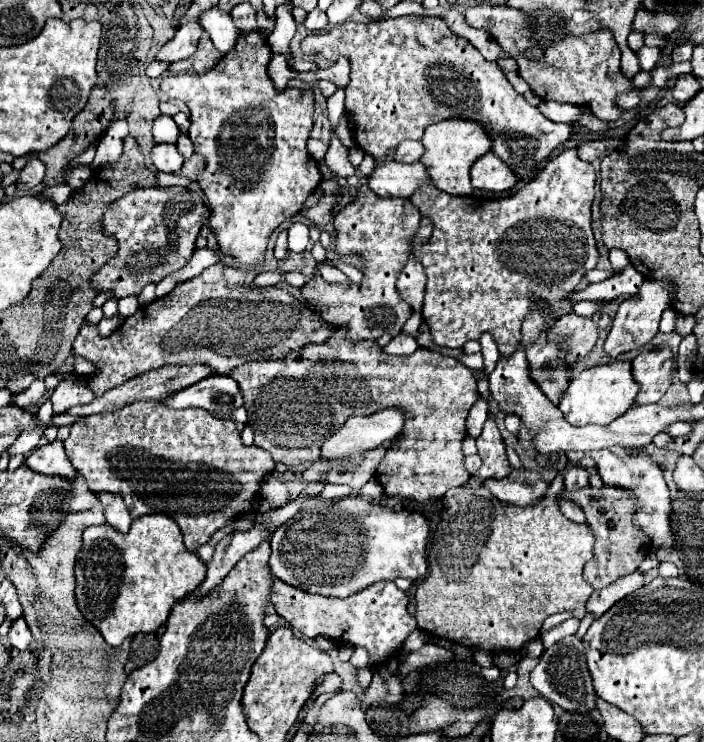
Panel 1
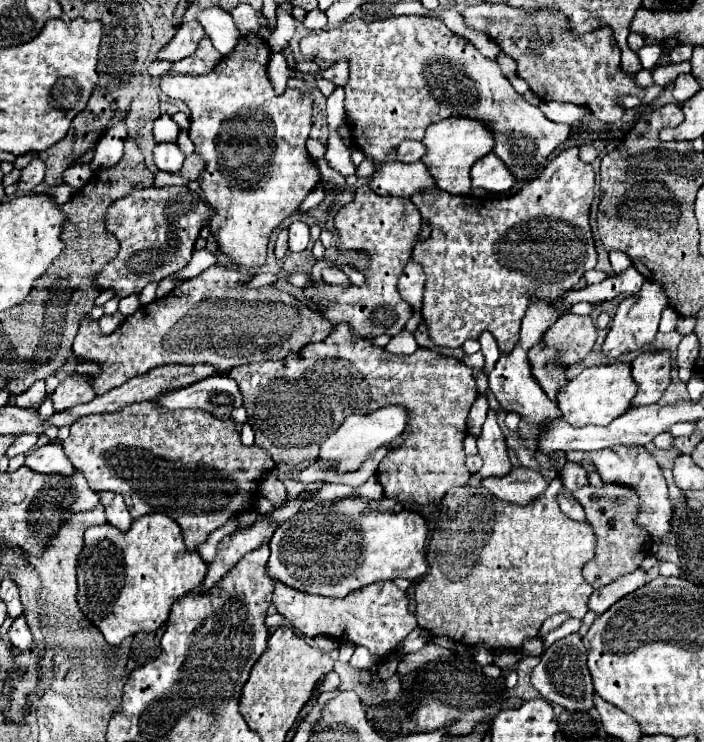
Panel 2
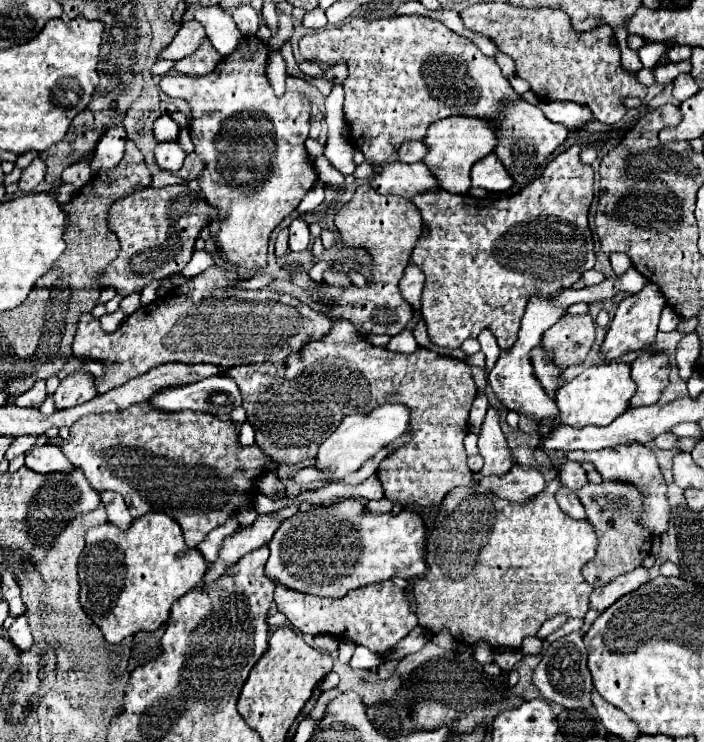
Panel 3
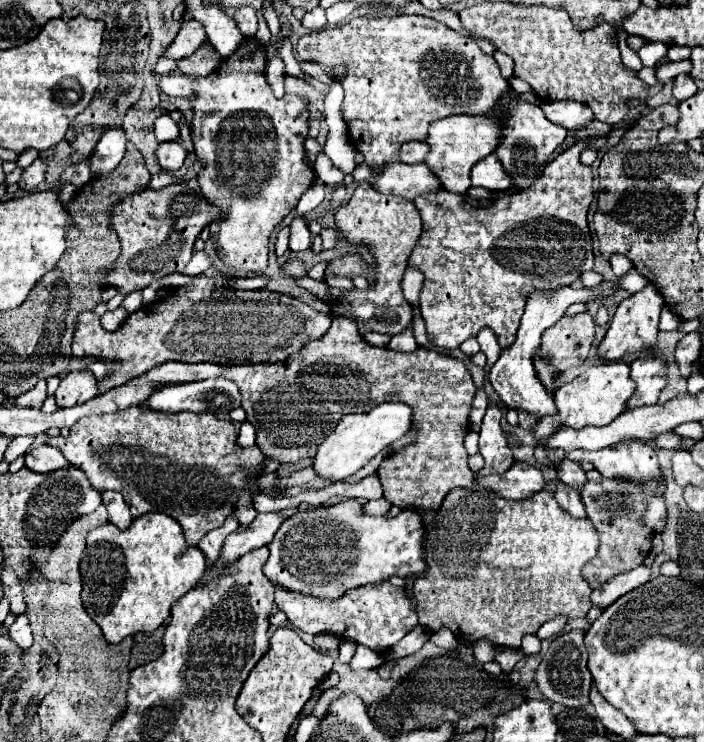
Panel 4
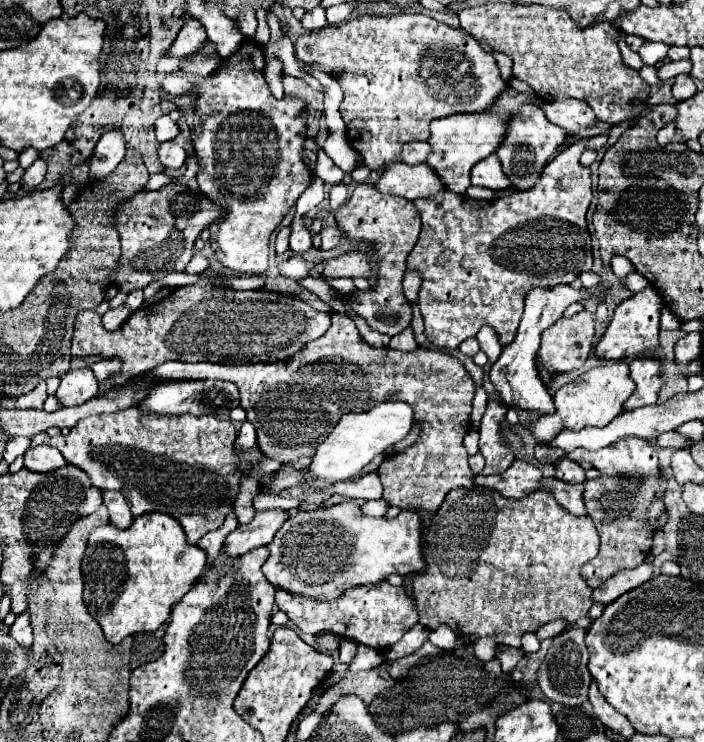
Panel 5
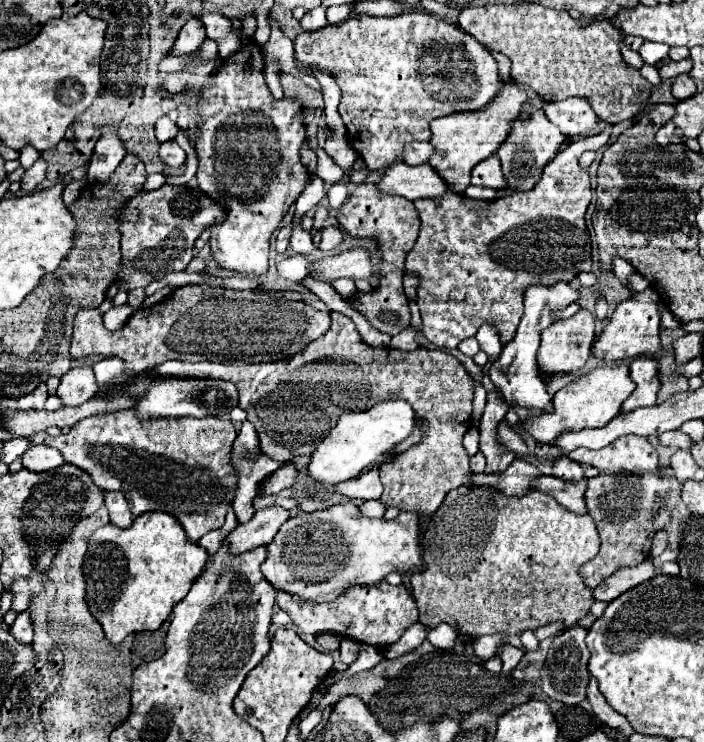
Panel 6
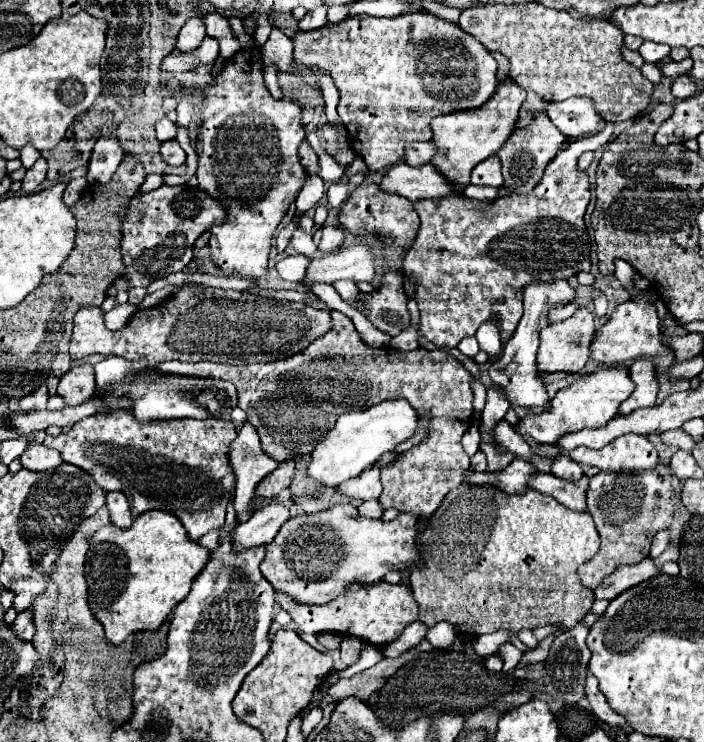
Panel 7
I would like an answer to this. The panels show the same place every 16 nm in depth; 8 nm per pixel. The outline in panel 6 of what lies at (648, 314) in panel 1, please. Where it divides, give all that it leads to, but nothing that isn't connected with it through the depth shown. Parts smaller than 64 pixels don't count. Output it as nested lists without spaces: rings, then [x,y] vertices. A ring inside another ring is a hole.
[[[650,286],[644,292],[638,292],[632,298],[618,304],[618,308],[614,310],[610,322],[606,324],[602,336],[592,346],[594,358],[606,360],[606,362],[624,362],[628,358],[638,358],[638,356],[648,356],[648,354],[656,356],[660,350],[658,304],[660,304],[660,296]]]

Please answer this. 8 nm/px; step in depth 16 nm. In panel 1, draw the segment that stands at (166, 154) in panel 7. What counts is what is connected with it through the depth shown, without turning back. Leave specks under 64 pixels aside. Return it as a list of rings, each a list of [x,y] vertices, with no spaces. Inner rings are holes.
[[[156,144],[152,148],[152,162],[158,172],[168,172],[168,174],[178,174],[184,164],[176,146],[170,144]]]

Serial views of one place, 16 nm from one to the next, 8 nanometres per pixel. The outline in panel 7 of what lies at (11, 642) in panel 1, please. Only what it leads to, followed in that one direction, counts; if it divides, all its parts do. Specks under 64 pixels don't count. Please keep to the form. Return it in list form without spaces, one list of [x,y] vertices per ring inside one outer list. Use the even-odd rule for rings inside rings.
[[[24,610],[24,612],[20,612],[16,616],[16,620],[12,624],[12,630],[14,630],[18,640],[24,640],[24,642],[32,640],[32,636],[34,636],[34,622],[32,622],[30,610]]]

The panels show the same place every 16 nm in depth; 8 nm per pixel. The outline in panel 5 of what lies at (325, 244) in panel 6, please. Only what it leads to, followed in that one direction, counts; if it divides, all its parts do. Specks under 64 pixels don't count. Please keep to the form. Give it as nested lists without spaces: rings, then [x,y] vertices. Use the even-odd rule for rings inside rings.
[[[324,228],[320,236],[322,236],[322,250],[332,250],[342,240],[342,232],[338,228]]]

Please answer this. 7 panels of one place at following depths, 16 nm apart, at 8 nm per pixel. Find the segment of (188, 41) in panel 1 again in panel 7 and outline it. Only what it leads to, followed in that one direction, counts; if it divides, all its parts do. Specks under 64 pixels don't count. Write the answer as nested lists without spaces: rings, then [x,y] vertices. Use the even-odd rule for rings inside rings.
[[[192,16],[180,30],[176,46],[174,46],[174,54],[184,54],[184,52],[192,52],[196,50],[202,40],[206,38],[206,26],[202,22],[200,16]]]

